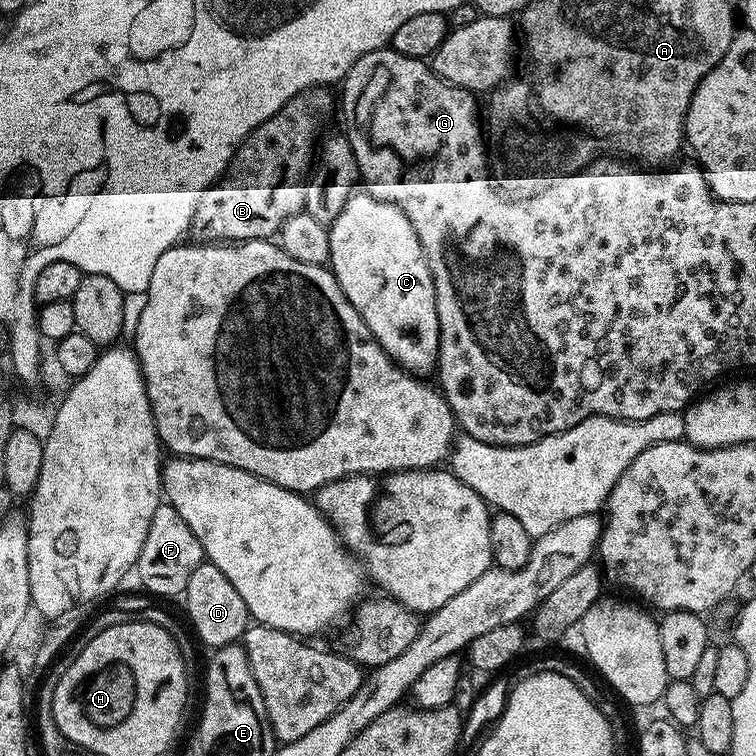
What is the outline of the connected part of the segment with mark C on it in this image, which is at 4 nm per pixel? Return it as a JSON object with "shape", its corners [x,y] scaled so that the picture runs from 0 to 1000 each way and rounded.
{"shape":[[[467,257],[434,302],[434,313],[437,357],[505,463],[552,500],[566,500],[570,492],[573,496],[582,479],[574,373],[553,310],[548,310],[537,283],[508,265]]]}

